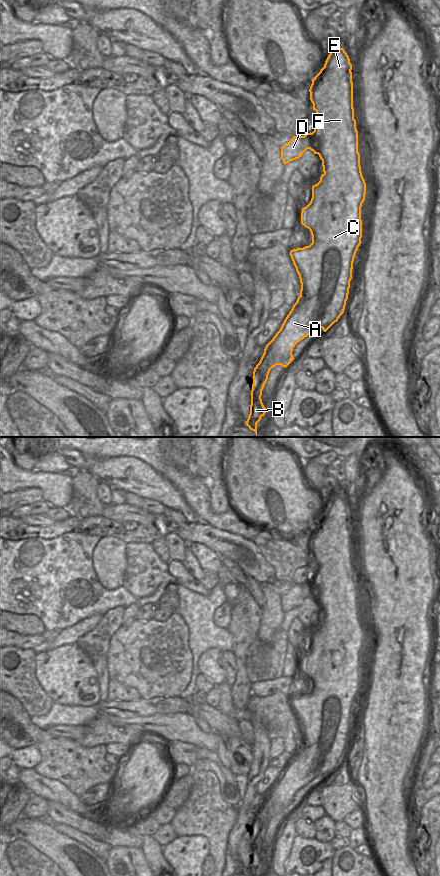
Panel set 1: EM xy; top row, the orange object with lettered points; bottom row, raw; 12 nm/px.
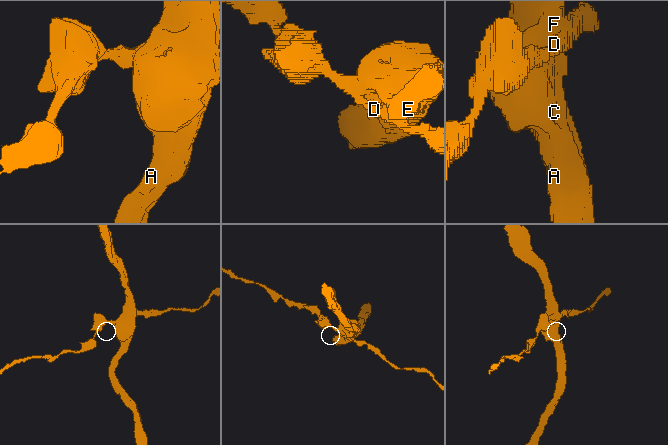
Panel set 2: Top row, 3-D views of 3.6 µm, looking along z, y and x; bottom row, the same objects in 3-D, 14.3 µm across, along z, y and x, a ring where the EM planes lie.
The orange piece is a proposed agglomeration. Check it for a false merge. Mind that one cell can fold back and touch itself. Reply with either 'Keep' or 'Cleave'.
Cleave

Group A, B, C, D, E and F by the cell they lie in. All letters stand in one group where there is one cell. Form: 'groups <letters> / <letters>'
groups A B C E F / D

